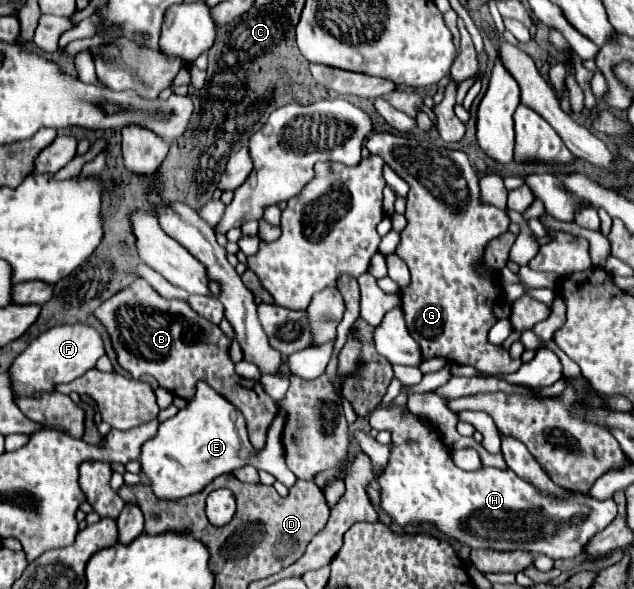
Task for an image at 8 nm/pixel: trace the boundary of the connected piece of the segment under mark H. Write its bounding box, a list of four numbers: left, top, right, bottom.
[369,407,617,559]

